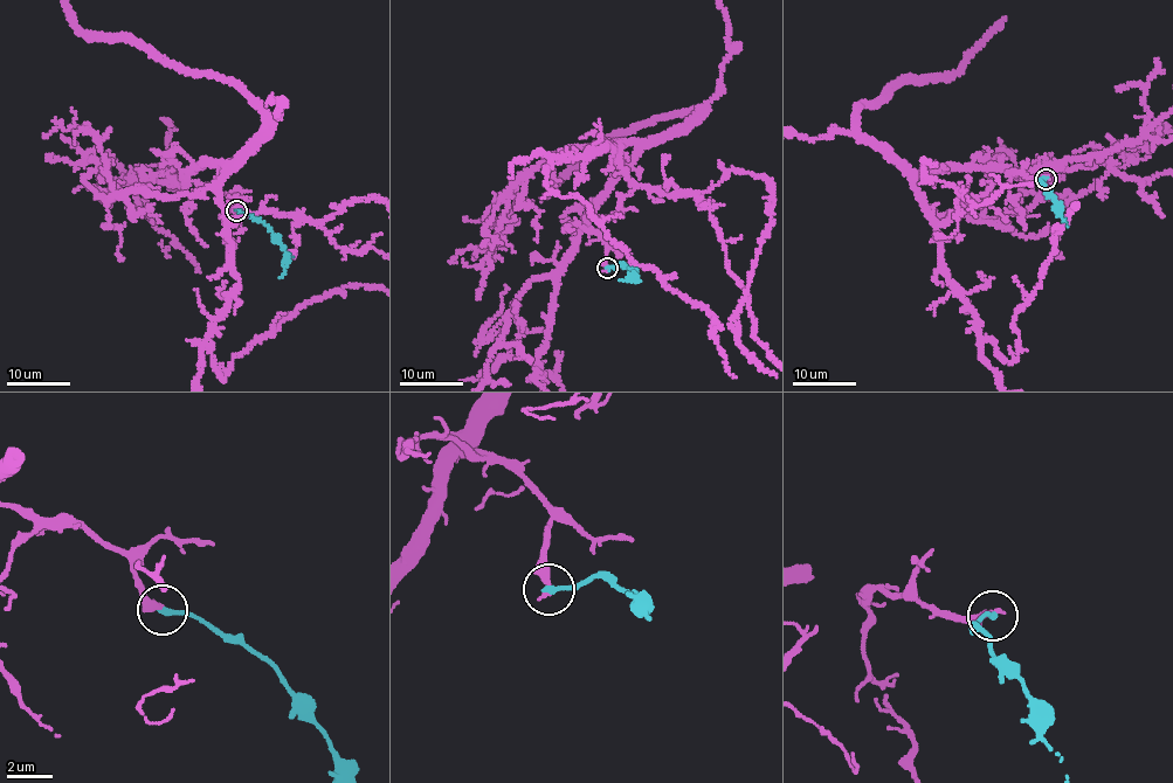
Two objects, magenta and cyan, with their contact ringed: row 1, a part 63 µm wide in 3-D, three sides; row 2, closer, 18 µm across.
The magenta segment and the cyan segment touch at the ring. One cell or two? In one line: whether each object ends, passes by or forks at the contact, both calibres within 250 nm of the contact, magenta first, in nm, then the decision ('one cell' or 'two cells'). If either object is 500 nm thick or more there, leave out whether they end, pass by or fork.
magenta ends | cyan ends | 380/260 nm | two cells

